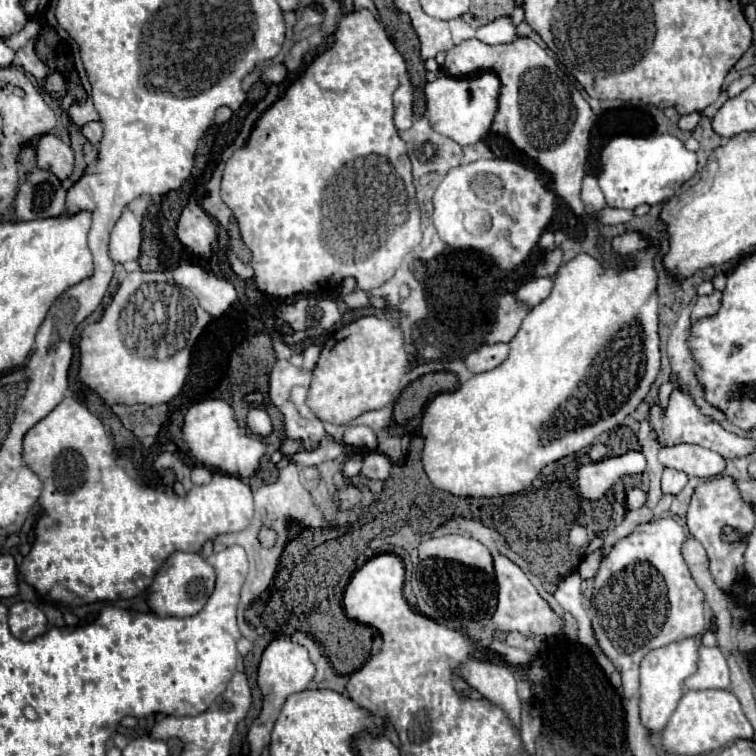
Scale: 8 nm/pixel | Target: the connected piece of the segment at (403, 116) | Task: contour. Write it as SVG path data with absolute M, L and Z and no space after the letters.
M409 82L401 84L393 94L395 116L393 124L397 130L407 130L413 124L413 86Z

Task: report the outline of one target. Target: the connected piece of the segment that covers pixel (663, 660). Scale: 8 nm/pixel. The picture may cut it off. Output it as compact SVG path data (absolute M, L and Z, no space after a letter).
M701 636L679 640L673 644L667 644L657 650L649 650L645 658L641 658L641 686L639 686L639 708L641 708L641 724L649 730L649 734L661 732L665 724L669 722L673 710L677 708L677 702L683 694L683 680L691 676L697 670L697 648L699 648Z

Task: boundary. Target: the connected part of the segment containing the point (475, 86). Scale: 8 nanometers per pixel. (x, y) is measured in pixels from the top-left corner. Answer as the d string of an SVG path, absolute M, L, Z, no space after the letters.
M493 72L475 74L471 78L453 78L443 74L425 86L425 98L427 118L433 130L445 134L447 138L453 138L461 146L469 146L483 140L491 128L493 116L497 112L499 78Z

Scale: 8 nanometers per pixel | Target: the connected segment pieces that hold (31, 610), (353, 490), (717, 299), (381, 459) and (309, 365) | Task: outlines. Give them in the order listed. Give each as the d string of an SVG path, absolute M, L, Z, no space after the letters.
M17 602L9 608L9 630L15 638L29 642L47 632L47 618L31 602Z
M349 486L339 492L339 502L341 502L341 508L345 510L351 510L359 500L361 500L361 490L357 486Z
M715 290L709 296L699 296L699 300L691 312L691 322L697 322L701 318L709 318L709 316L717 314L719 308L721 308L721 292L719 290Z
M367 452L363 458L361 474L369 480L387 480L391 472L391 462L385 454L379 452Z
M309 346L307 350L305 350L305 354L303 354L303 368L305 370L313 370L313 366L317 364L317 358L319 358L319 346Z

